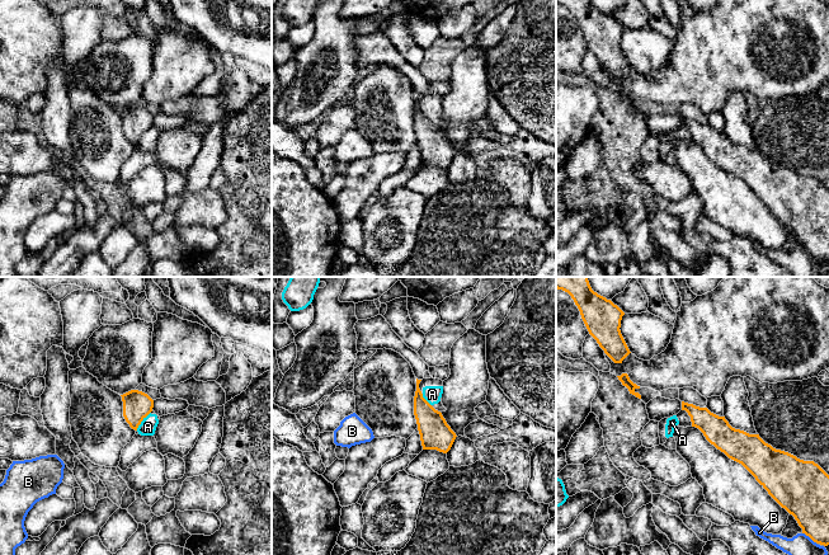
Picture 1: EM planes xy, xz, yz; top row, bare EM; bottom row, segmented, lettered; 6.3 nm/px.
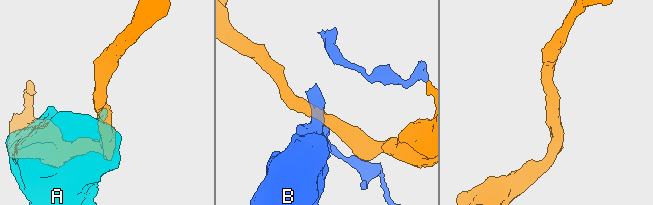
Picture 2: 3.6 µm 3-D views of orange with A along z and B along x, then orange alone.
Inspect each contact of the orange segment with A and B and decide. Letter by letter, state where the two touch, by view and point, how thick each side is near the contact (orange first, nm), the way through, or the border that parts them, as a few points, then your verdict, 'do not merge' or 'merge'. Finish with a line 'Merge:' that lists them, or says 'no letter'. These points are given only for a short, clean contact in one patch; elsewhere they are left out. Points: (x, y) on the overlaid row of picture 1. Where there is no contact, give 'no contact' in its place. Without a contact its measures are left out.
A: xy (142, 419) | 180/110 nm | along xy (150, 412), (136, 429) | do not merge
B: yz (810, 537) | 280/130 nm | along yz (802, 532), (816, 544) | do not merge
Merge: no letter

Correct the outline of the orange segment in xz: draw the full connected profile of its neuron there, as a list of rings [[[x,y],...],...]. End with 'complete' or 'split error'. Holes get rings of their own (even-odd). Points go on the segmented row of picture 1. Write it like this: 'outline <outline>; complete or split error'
outline [[[416,378],[416,391],[414,396],[414,415],[420,434],[423,450],[437,450],[447,453],[454,439],[456,433],[447,424],[442,413],[435,410],[424,398],[419,389],[421,380]]]; complete

